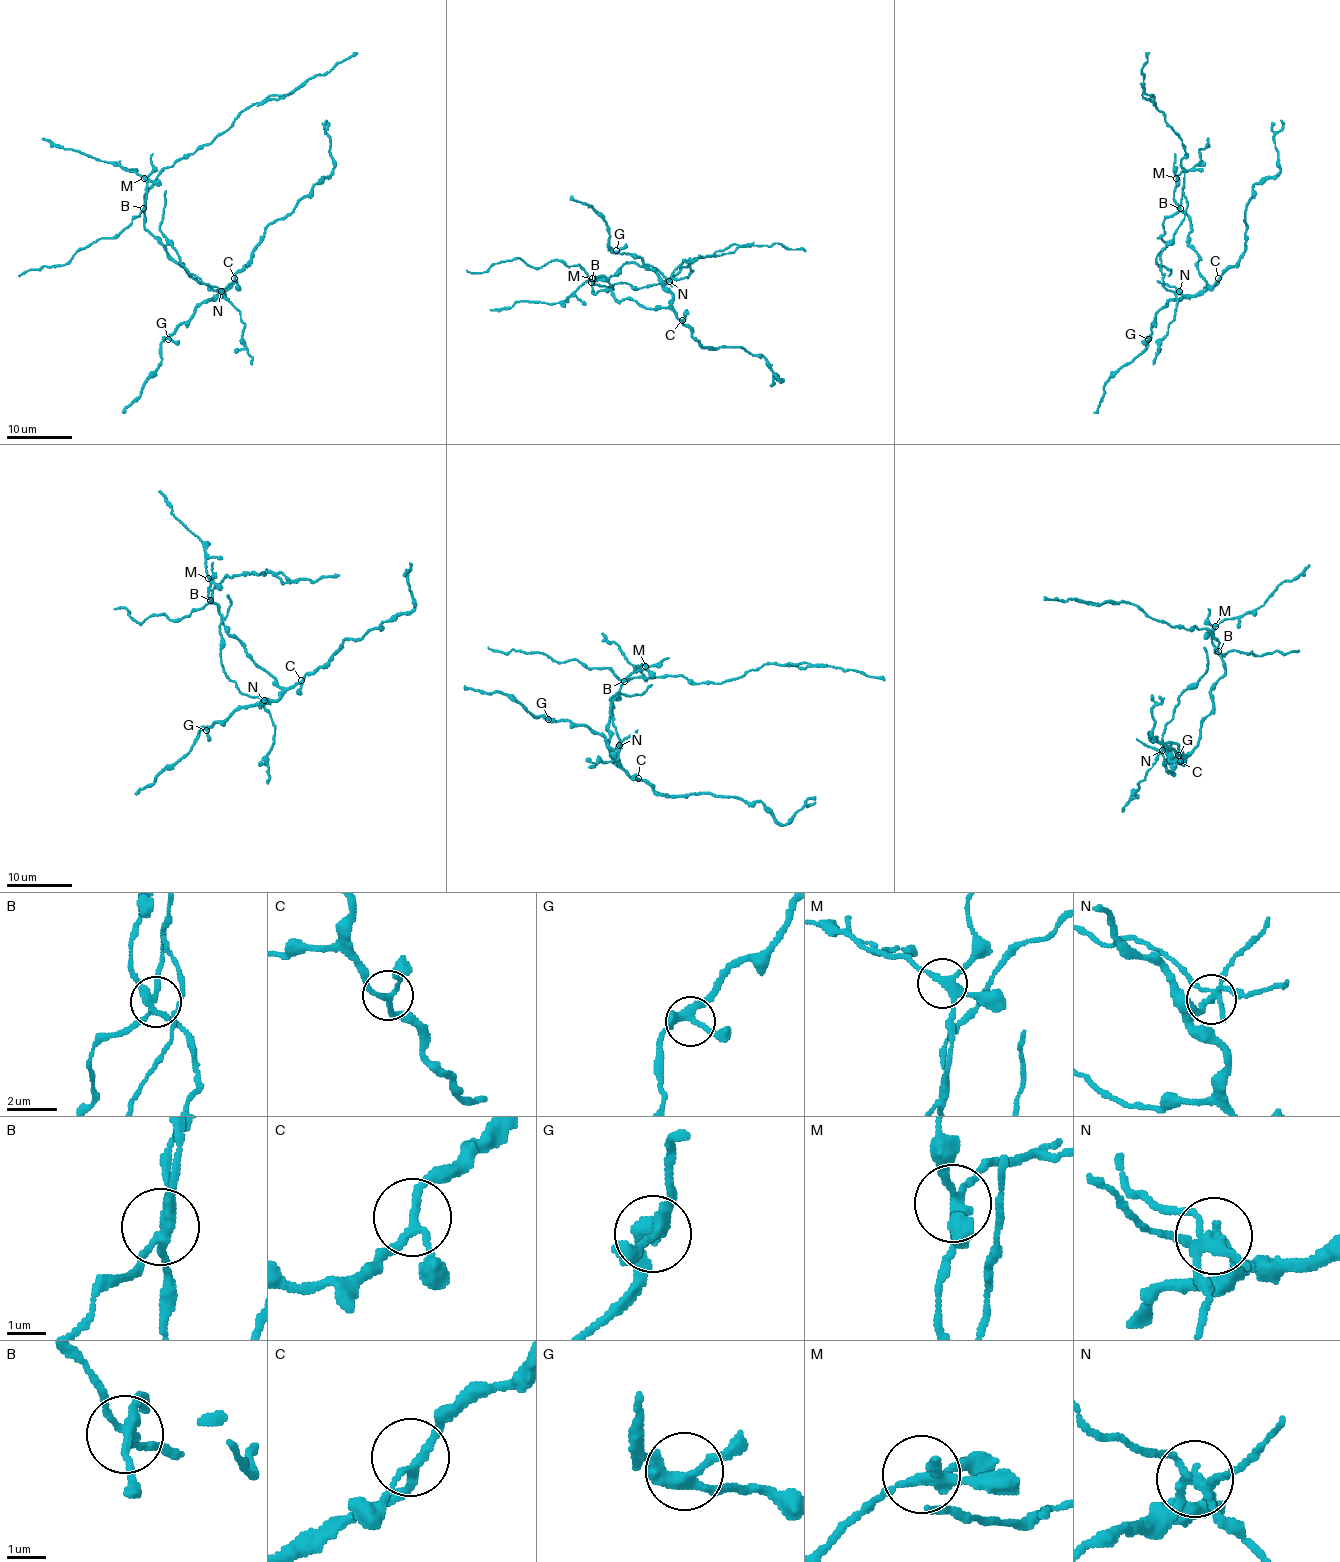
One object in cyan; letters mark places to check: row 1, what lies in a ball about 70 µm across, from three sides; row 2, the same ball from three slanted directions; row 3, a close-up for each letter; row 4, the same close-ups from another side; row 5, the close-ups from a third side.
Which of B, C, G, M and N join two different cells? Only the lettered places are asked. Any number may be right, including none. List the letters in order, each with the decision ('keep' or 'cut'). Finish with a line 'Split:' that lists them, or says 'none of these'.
B: cut
C: keep
G: keep
M: keep
N: cut
Split: B, N

